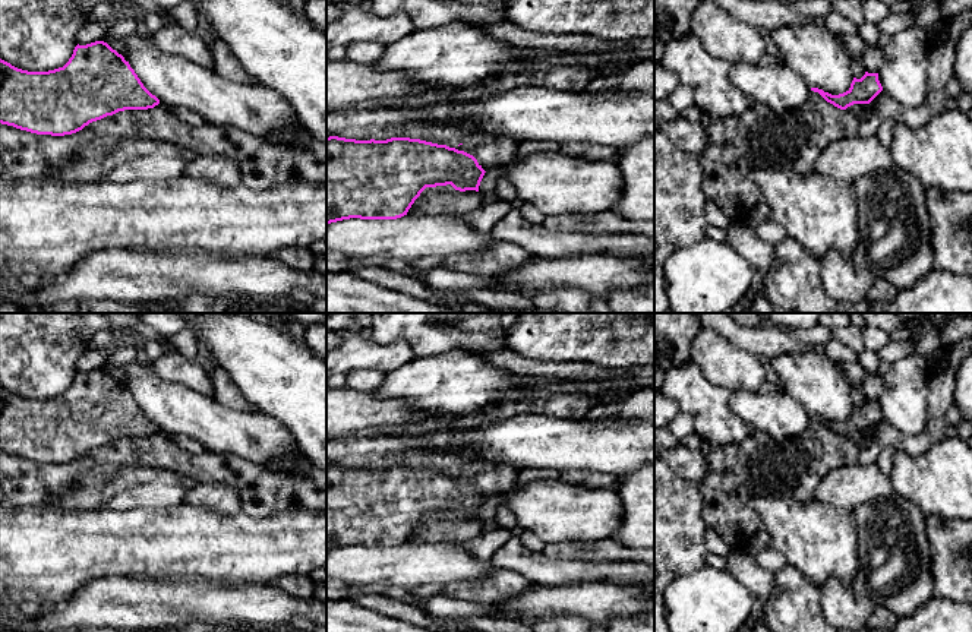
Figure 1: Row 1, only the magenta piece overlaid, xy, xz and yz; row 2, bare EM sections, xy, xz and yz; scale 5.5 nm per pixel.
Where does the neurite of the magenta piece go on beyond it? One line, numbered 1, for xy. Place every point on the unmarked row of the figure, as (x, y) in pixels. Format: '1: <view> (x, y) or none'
1: none

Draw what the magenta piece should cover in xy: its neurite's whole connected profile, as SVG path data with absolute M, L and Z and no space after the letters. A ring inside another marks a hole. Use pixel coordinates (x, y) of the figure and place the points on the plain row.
M104 369L76 373L69 389L48 399L28 399L0 386L0 451L37 462L64 464L124 437L160 432L129 389Z

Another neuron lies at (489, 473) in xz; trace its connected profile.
M508 464L466 465L455 477L473 483L487 499L508 492L518 478L518 470Z

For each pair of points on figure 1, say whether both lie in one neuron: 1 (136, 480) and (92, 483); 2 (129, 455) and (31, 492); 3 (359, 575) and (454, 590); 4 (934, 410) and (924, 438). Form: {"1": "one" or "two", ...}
{"1": "one", "2": "one", "3": "two", "4": "one"}

